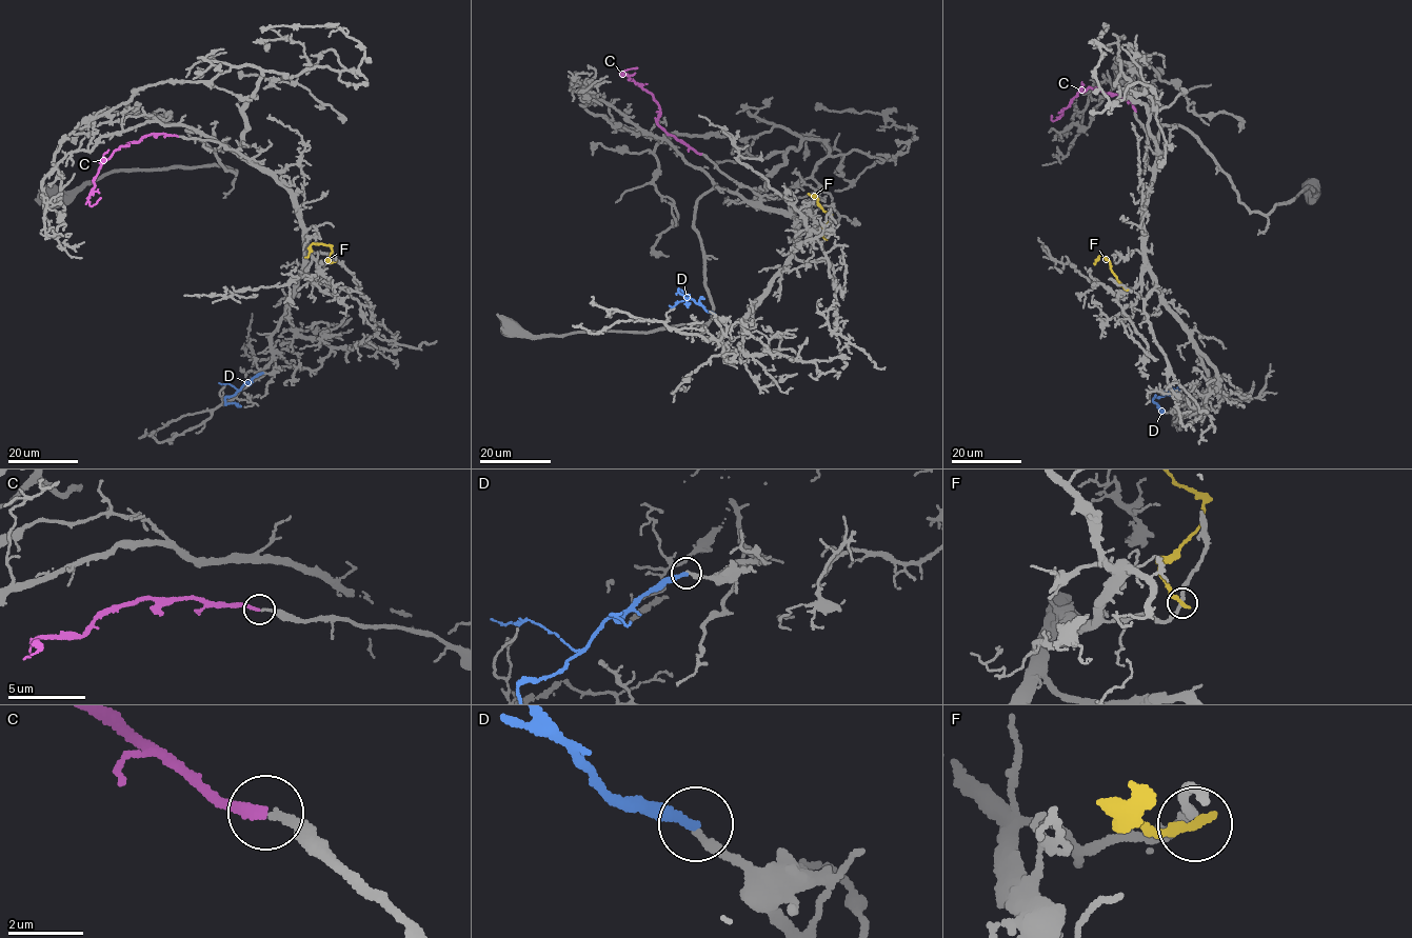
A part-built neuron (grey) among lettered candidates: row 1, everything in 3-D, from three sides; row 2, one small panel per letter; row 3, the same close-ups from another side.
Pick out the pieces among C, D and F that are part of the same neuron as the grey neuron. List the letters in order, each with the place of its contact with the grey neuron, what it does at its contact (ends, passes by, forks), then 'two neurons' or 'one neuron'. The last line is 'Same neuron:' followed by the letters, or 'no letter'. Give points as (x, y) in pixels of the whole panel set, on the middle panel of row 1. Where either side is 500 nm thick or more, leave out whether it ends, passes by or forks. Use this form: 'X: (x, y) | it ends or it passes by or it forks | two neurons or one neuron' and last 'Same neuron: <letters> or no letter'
C: (701, 154) | it ends | one neuron
D: (714, 314) | it ends | two neurons
F: (824, 238) | it ends | two neurons
Same neuron: C

